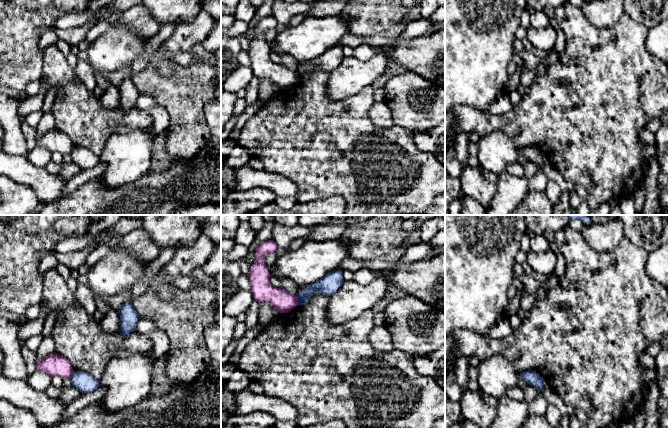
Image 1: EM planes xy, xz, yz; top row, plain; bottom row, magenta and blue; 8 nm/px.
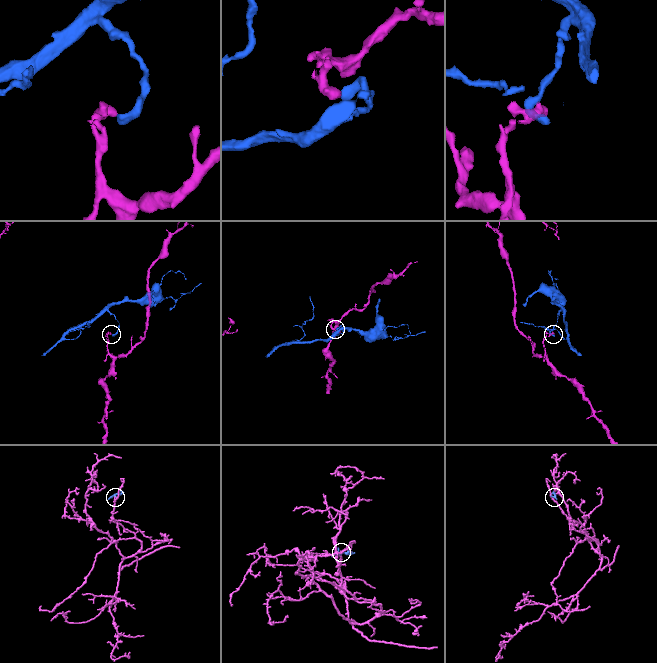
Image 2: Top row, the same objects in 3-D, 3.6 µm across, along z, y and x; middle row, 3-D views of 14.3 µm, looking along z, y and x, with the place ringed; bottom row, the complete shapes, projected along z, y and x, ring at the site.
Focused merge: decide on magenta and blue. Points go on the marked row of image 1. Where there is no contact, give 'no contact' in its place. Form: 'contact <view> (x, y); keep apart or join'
contact xz (296, 300); keep apart

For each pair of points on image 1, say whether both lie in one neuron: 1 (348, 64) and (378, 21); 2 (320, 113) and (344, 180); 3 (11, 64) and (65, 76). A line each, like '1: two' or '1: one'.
1: two
2: one
3: two

